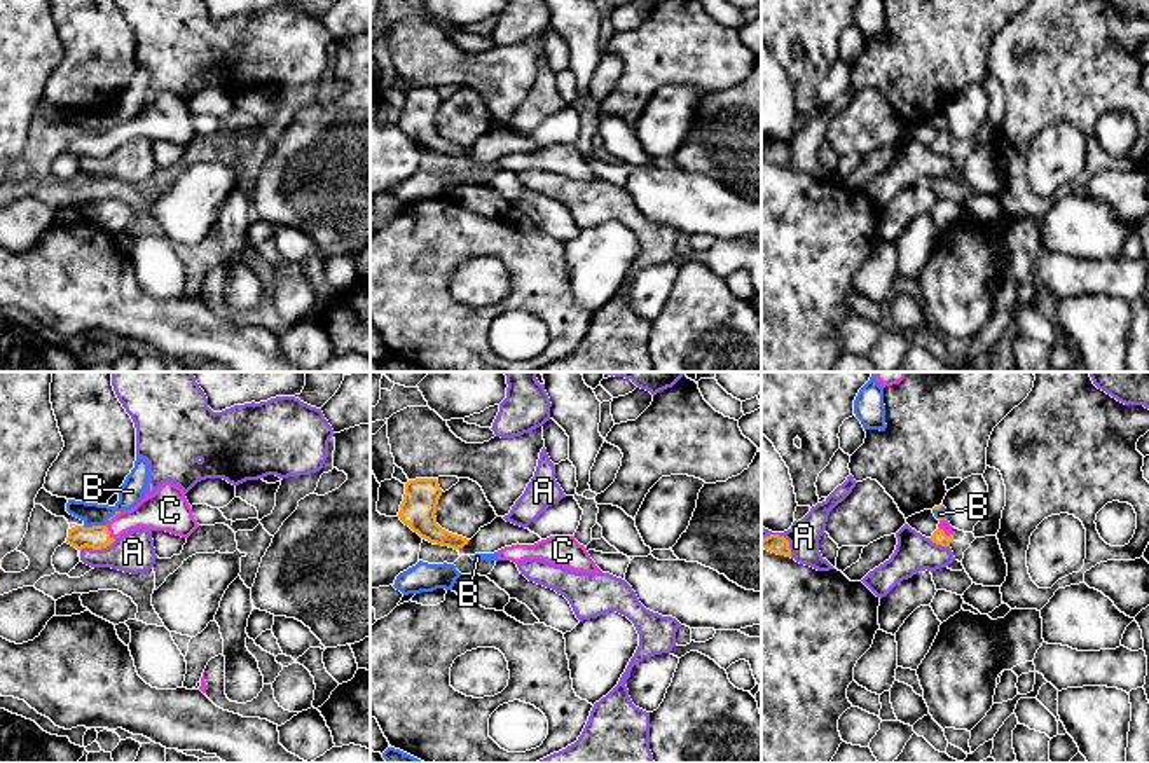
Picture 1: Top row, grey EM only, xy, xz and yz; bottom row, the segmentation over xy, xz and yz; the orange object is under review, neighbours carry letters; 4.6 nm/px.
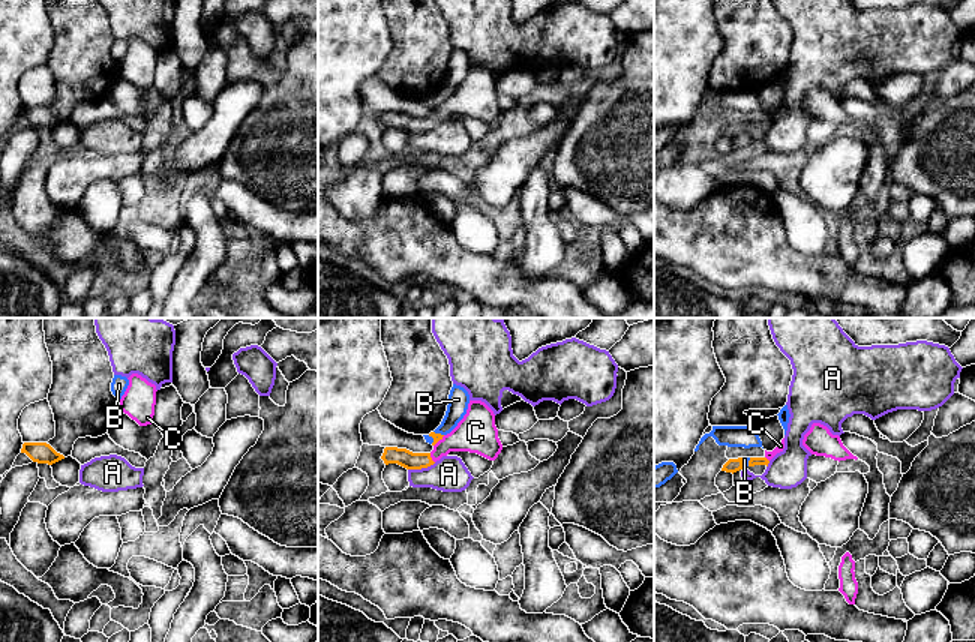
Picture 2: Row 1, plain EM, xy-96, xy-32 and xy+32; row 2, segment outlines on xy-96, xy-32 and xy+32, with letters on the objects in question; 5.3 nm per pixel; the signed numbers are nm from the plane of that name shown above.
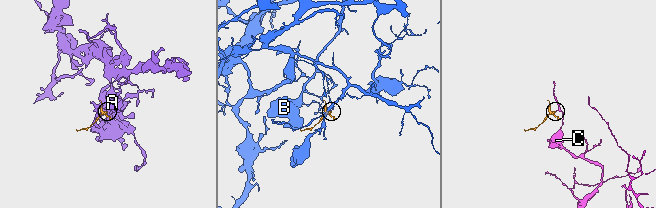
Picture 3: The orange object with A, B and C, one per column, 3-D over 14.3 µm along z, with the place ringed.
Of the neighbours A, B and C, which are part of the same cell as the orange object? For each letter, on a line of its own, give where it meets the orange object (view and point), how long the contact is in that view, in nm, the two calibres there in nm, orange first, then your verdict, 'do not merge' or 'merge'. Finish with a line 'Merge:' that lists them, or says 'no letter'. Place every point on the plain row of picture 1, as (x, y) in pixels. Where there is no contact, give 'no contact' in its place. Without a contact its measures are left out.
A: contact xy (98, 158); length 180 nm; calibres 110 and 190 nm; do not merge
B: contact xy (93, 135); length 100 nm; calibres 110 and 110 nm; do not merge
C: contact xy (109, 142); length 90 nm; calibres 110 and 170 nm; merge
Merge: C

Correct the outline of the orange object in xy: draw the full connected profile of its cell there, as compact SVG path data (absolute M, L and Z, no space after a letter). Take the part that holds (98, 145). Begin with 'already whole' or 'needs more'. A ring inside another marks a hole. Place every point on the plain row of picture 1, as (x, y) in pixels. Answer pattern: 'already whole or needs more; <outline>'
needs more; M164 91L154 103L143 107L134 117L115 120L105 134L75 134L68 138L66 152L77 159L101 159L110 155L124 141L145 136L152 140L166 140L182 147L189 147L197 136L192 117L185 101Z

